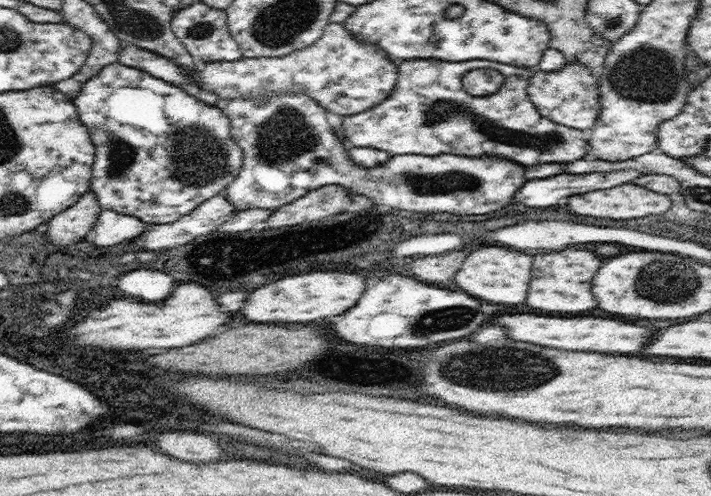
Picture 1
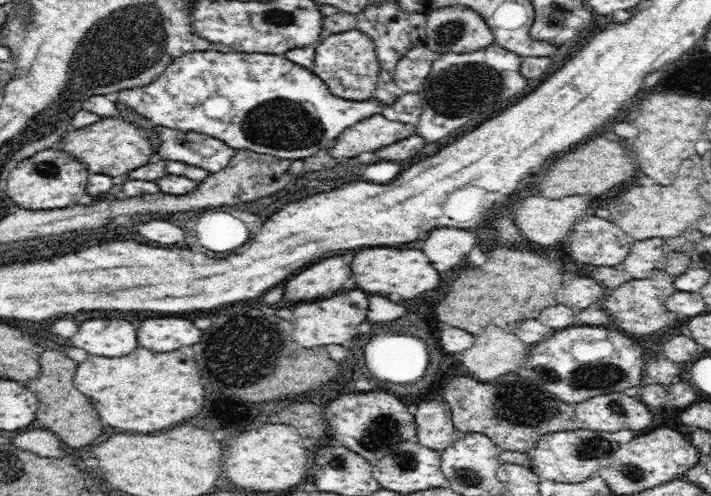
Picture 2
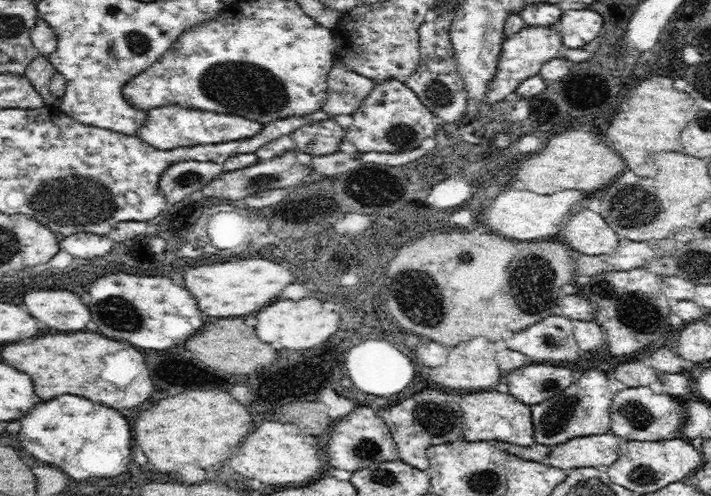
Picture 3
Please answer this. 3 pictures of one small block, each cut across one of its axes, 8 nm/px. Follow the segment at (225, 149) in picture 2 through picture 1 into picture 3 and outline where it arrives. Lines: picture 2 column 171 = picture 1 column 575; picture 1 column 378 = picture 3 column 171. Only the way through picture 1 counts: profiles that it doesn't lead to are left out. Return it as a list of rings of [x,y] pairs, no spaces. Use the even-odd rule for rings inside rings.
[[[169,104],[147,111],[145,121],[141,129],[135,132],[135,135],[154,148],[172,150],[180,147],[217,145],[221,142],[241,141],[243,138],[250,138],[258,134],[262,127],[261,122],[234,114],[208,112],[208,110]]]

